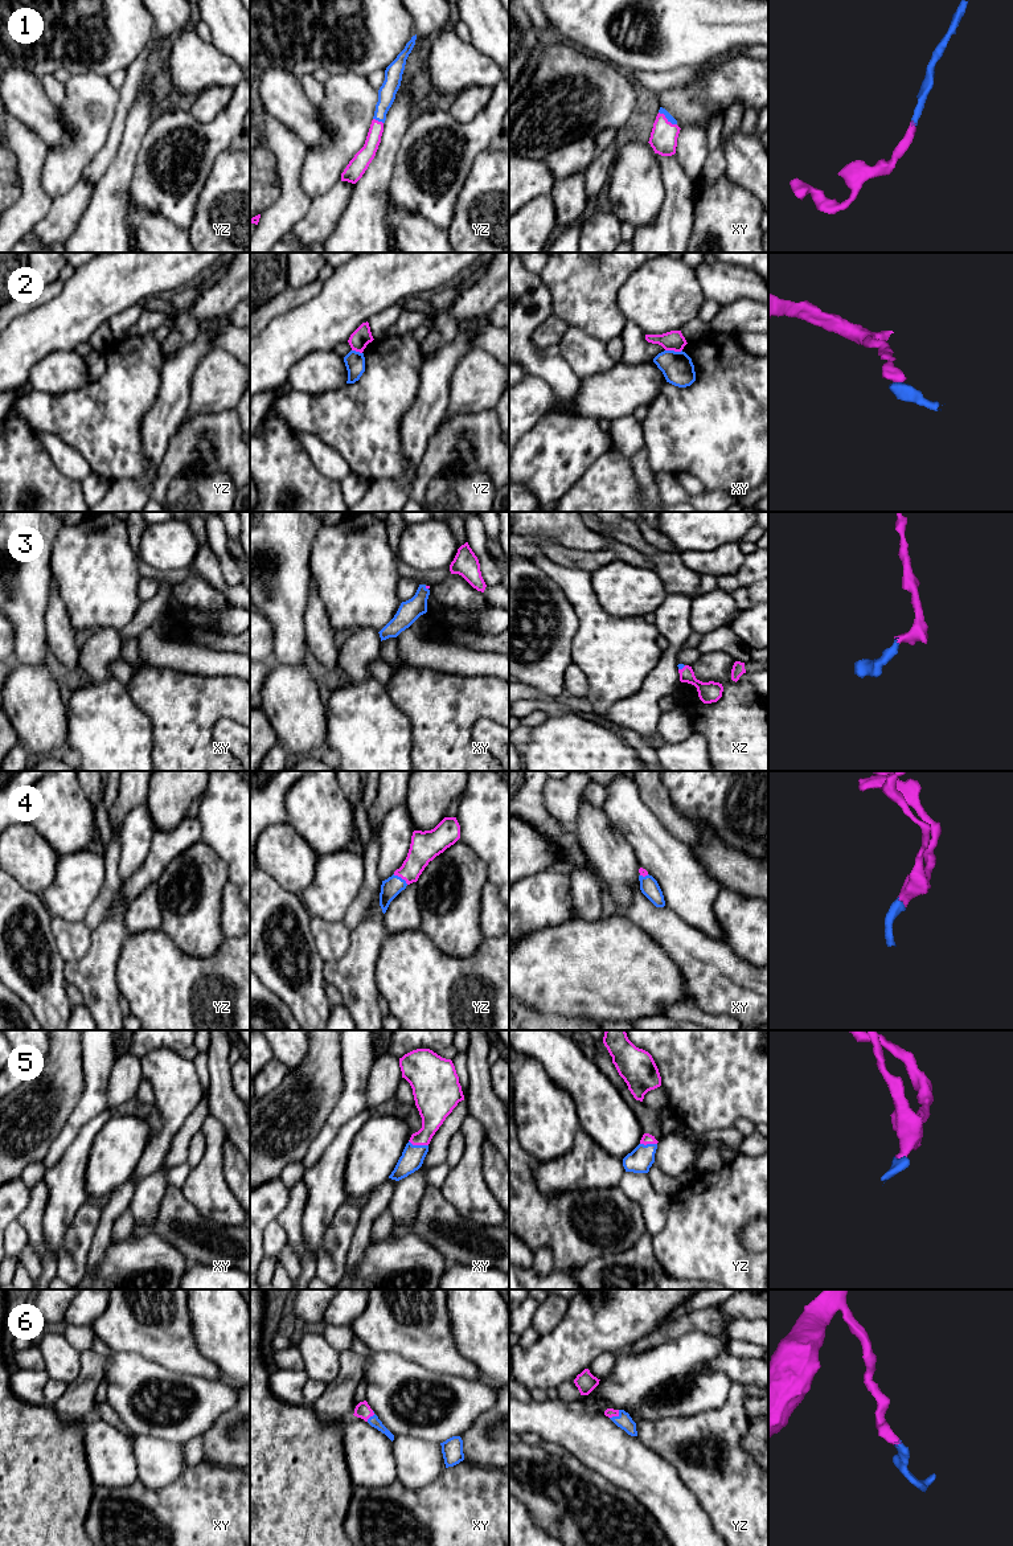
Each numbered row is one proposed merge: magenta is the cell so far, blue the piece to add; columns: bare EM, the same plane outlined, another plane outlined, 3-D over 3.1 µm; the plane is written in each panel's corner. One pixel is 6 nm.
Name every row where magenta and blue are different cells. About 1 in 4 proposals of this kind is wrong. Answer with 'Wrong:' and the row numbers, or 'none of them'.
Wrong: 2

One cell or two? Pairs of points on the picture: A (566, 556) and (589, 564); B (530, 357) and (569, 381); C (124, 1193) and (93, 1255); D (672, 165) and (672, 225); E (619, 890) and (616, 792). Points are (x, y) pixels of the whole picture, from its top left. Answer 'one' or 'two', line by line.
A: one
B: one
C: one
D: one
E: two

